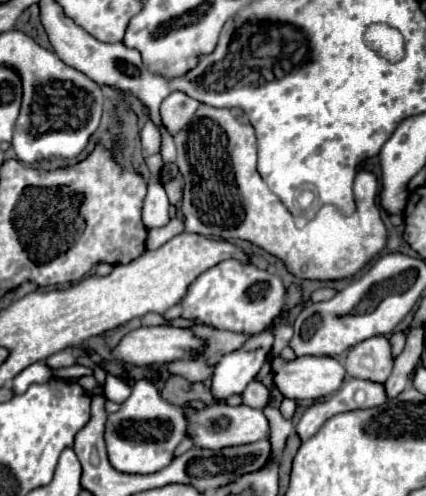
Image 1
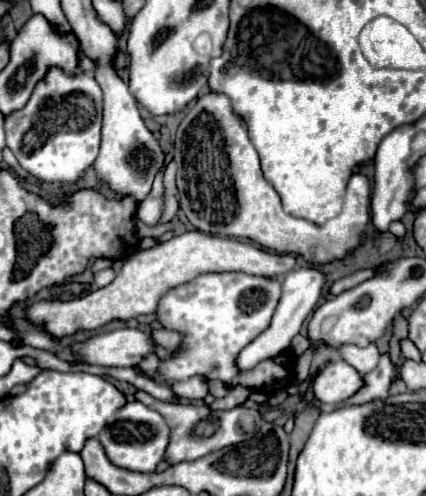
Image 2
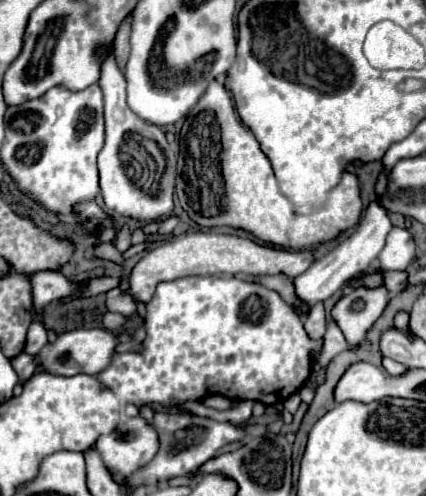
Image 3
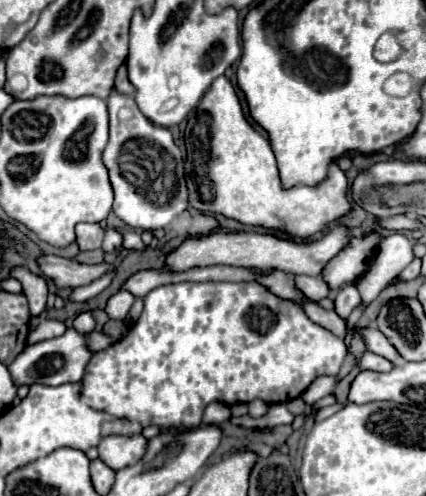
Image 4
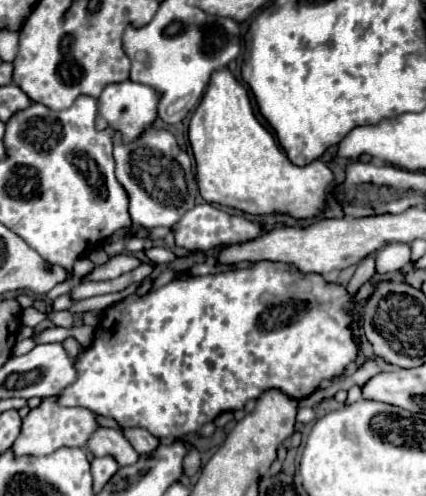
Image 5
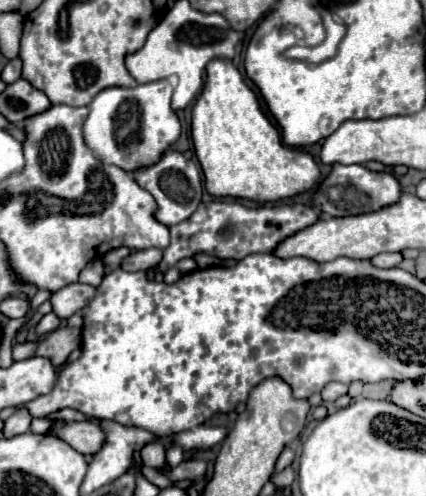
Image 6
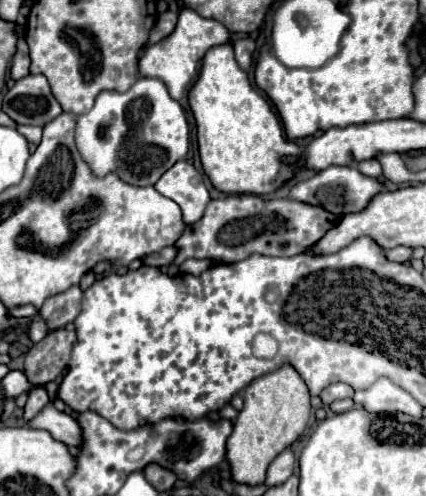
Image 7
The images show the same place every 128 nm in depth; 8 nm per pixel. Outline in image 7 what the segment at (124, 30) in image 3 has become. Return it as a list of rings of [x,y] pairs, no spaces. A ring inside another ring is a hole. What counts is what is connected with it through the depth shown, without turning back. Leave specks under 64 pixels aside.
[[[138,78],[130,90],[118,94],[118,92],[102,92],[96,98],[96,104],[90,112],[80,114],[76,120],[76,132],[74,132],[76,148],[82,156],[82,160],[90,166],[92,174],[96,178],[102,178],[110,172],[114,172],[122,182],[132,186],[154,186],[160,176],[170,170],[178,160],[182,160],[190,148],[190,128],[184,116],[182,106],[178,100],[174,100],[164,84],[160,80],[152,78]]]

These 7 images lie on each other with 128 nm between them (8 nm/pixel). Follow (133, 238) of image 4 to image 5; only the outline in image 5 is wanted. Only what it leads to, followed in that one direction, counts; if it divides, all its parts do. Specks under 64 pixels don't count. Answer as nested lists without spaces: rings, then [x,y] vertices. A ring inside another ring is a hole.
[[[152,247],[144,251],[146,257],[155,264],[170,263],[175,260],[176,255],[164,247]]]

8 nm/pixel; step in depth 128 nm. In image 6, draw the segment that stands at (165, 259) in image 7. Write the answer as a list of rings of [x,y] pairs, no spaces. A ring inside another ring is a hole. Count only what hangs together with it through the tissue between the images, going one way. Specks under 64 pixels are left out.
[[[148,248],[148,250],[140,250],[140,252],[132,252],[130,256],[126,256],[122,260],[122,268],[128,272],[136,272],[136,270],[150,270],[156,264],[160,264],[162,260],[162,250],[160,248]]]

